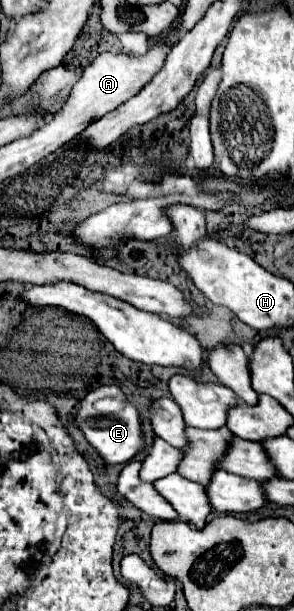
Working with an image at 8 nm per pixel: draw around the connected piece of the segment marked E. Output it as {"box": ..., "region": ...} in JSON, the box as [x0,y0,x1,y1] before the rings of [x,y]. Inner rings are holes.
{"box":[74,385,144,463],"region":[[[100,385],[82,397],[74,423],[106,463],[128,463],[144,447],[138,411],[126,401],[122,389],[116,385]]]}

